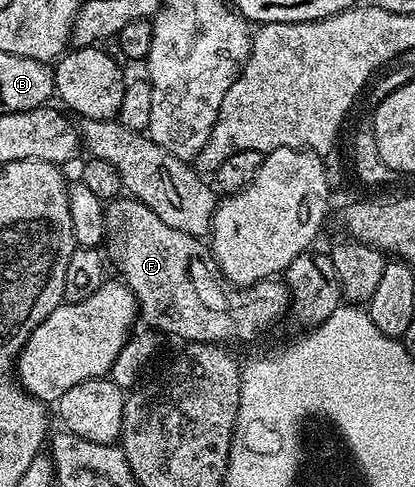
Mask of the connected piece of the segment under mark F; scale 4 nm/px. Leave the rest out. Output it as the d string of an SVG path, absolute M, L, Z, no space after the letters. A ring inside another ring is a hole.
M130 195L110 202L105 212L106 256L112 266L119 268L118 276L135 294L138 316L142 320L144 317L152 330L180 337L183 343L251 341L258 333L273 328L286 313L288 316L293 302L282 280L259 281L246 287L228 283L200 238L173 231L145 203Z

